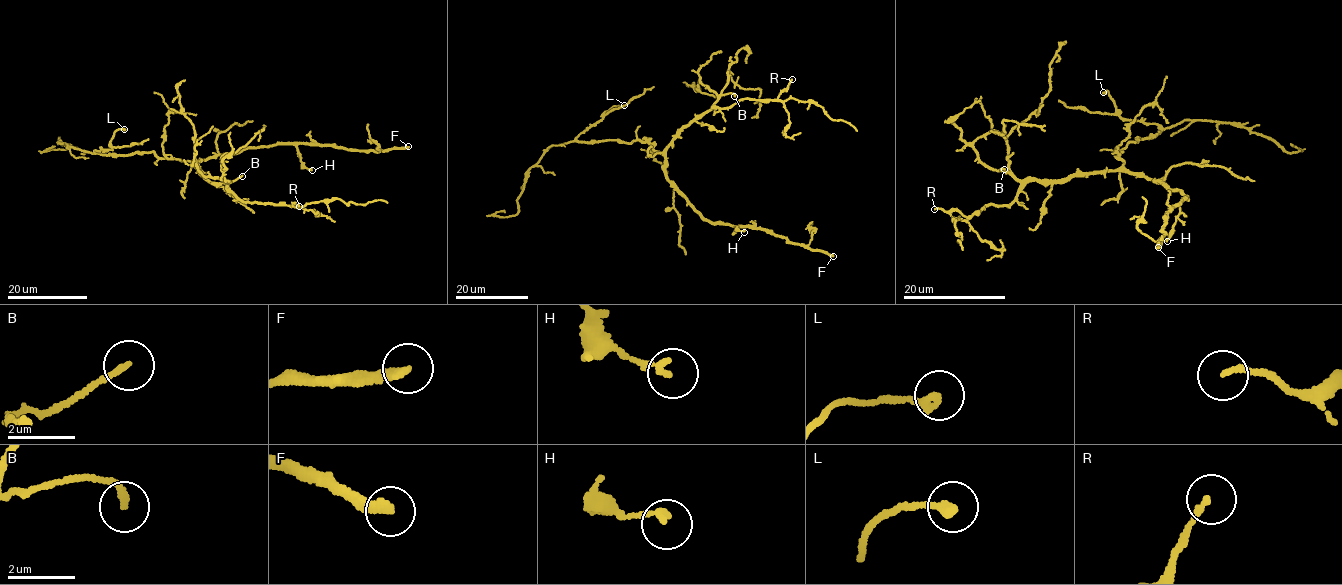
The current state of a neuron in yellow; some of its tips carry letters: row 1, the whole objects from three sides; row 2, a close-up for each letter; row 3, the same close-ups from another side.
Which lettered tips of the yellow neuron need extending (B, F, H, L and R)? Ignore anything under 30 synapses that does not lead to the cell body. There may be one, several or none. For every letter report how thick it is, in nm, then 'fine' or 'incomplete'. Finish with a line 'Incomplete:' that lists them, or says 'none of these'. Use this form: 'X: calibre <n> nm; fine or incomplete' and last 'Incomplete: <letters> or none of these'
B: calibre 180 nm; fine
F: calibre 260 nm; incomplete
H: calibre 190 nm; fine
L: calibre 240 nm; fine
R: calibre 150 nm; fine
Incomplete: F

